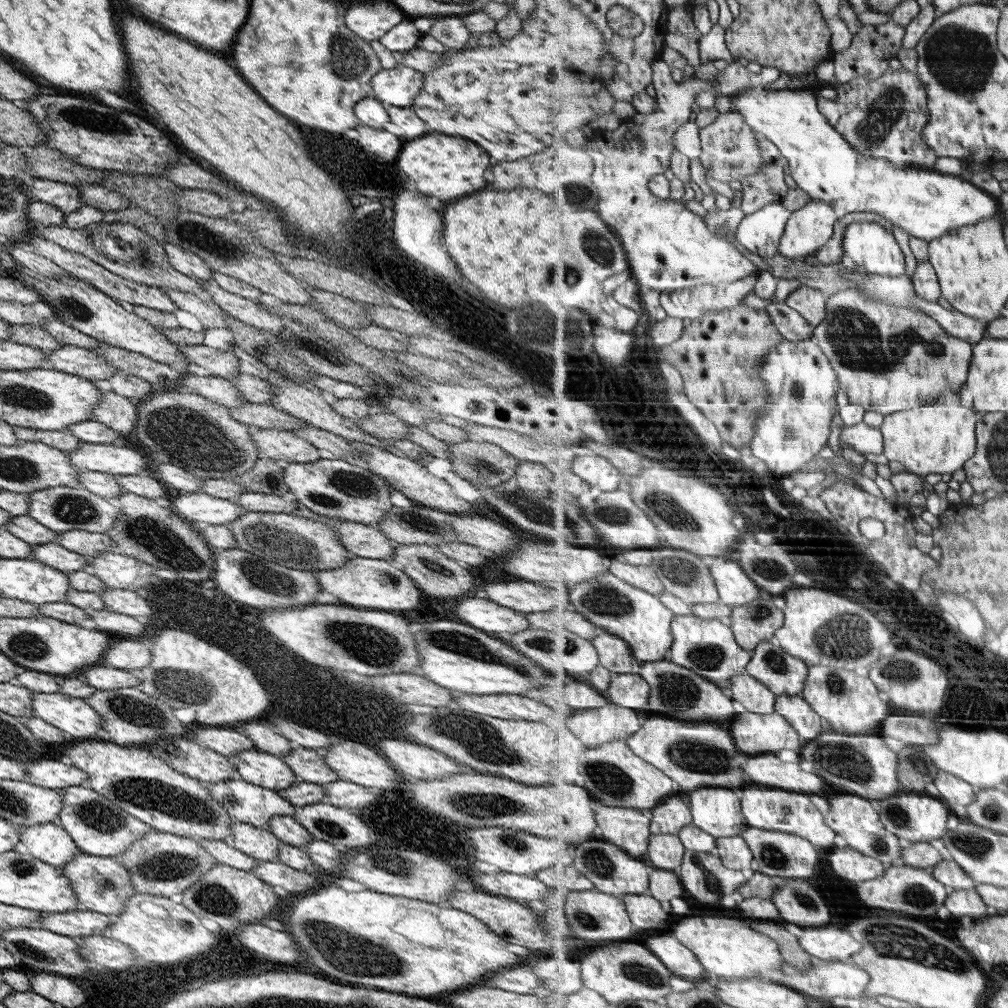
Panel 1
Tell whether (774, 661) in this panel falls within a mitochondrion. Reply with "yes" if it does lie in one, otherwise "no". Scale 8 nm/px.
yes

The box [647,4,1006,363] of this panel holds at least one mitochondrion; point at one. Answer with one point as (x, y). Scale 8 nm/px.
(960, 60)

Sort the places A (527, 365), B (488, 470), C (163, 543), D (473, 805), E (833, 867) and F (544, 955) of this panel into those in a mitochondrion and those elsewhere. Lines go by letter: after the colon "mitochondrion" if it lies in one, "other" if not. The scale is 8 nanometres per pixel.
A: other
B: mitochondrion
C: mitochondrion
D: mitochondrion
E: other
F: other

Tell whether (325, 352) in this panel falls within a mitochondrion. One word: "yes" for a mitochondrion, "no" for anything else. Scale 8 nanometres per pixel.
no

